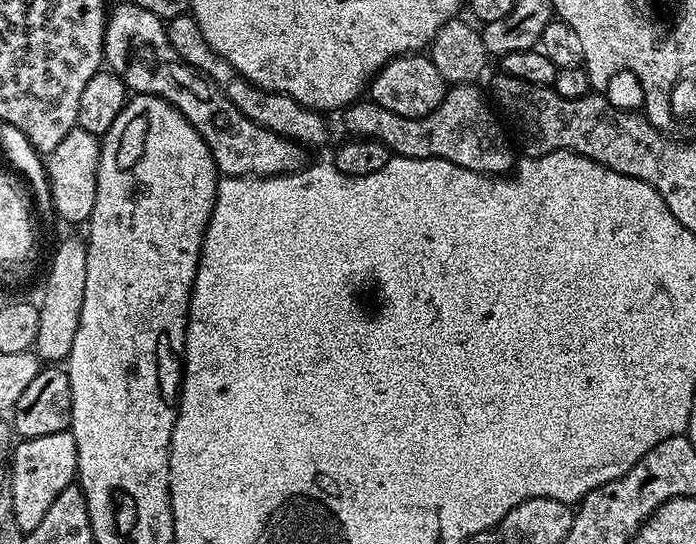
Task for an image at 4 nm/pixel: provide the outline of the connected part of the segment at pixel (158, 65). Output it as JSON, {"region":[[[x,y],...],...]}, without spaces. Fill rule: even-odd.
{"region":[[[128,2],[128,4],[118,5],[113,12],[111,9],[107,13],[104,25],[104,58],[107,67],[119,76],[129,93],[157,96],[168,104],[174,105],[184,115],[186,122],[190,122],[190,126],[194,126],[194,130],[198,130],[202,142],[206,142],[216,163],[217,173],[221,177],[282,176],[285,172],[298,172],[305,167],[304,155],[306,152],[301,145],[274,134],[268,128],[260,128],[250,118],[246,118],[246,114],[242,114],[238,110],[238,106],[225,100],[223,92],[208,77],[201,76],[185,60],[180,60],[178,54],[174,54],[174,46],[170,46],[168,41],[165,21],[161,20],[159,16],[150,14],[150,10],[142,10],[142,6]]]}

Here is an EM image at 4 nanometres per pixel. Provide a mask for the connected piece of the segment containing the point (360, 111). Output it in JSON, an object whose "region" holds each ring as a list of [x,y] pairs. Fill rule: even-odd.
{"region":[[[457,84],[449,87],[442,102],[422,118],[403,118],[402,115],[378,106],[371,100],[356,101],[343,111],[342,116],[349,135],[380,141],[391,149],[395,156],[438,157],[484,175],[503,175],[513,169],[516,152],[513,145],[508,143],[499,117],[485,98],[485,91],[483,94],[479,88],[476,84]]]}

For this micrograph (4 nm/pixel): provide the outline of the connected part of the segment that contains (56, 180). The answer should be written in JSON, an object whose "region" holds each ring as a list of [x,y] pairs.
{"region":[[[79,126],[72,128],[54,150],[46,154],[43,161],[48,176],[48,193],[52,199],[55,215],[68,224],[87,225],[92,218],[96,191],[98,190],[98,166],[100,165],[101,137],[82,130]]]}

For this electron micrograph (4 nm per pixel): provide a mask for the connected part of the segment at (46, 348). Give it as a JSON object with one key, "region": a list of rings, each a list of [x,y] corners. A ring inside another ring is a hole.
{"region":[[[83,239],[63,240],[56,245],[54,254],[54,267],[52,275],[46,278],[44,283],[44,297],[38,300],[40,309],[40,321],[38,322],[37,338],[34,351],[41,361],[64,362],[70,354],[70,346],[74,346],[74,334],[78,334],[78,318],[82,318],[82,302],[86,294],[86,254],[88,245]]]}

